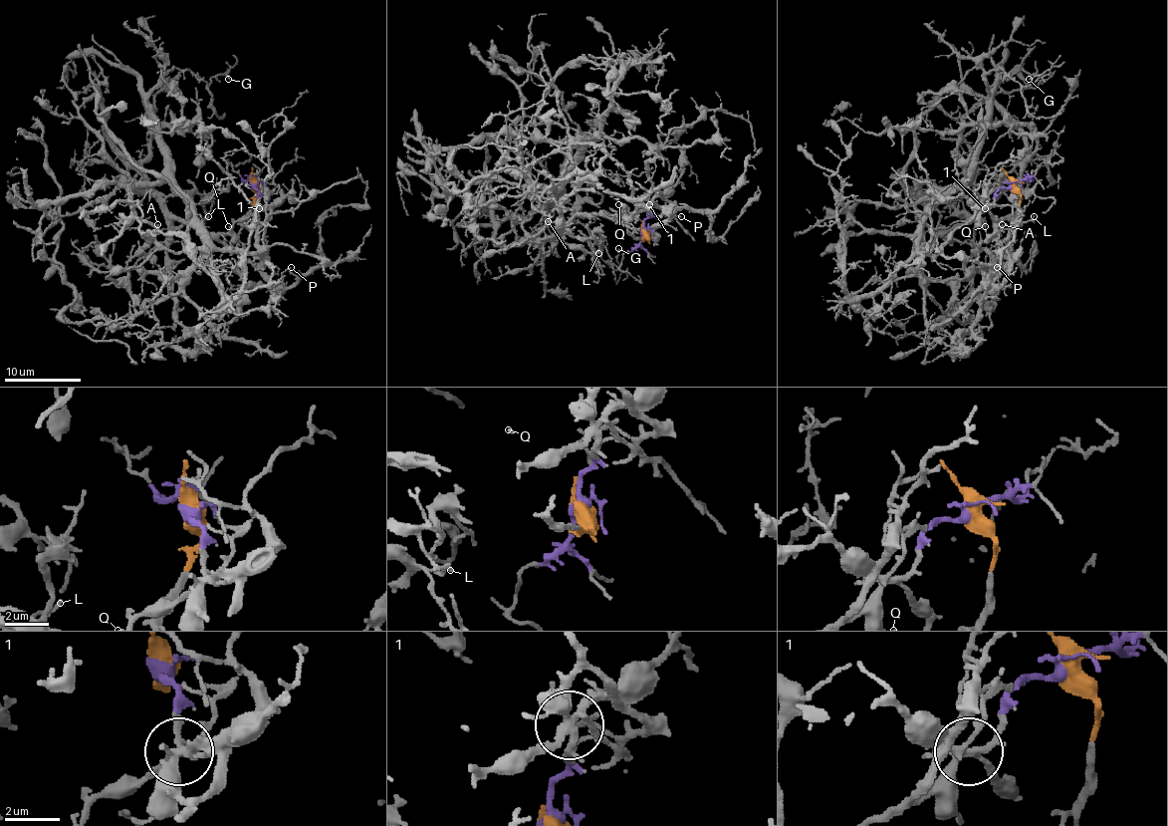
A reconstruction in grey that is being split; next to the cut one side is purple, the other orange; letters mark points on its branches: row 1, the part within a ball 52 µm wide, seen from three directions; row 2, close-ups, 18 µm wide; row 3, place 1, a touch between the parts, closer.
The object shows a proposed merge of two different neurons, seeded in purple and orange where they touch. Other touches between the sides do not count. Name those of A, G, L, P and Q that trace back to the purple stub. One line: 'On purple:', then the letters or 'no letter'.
On purple: G

